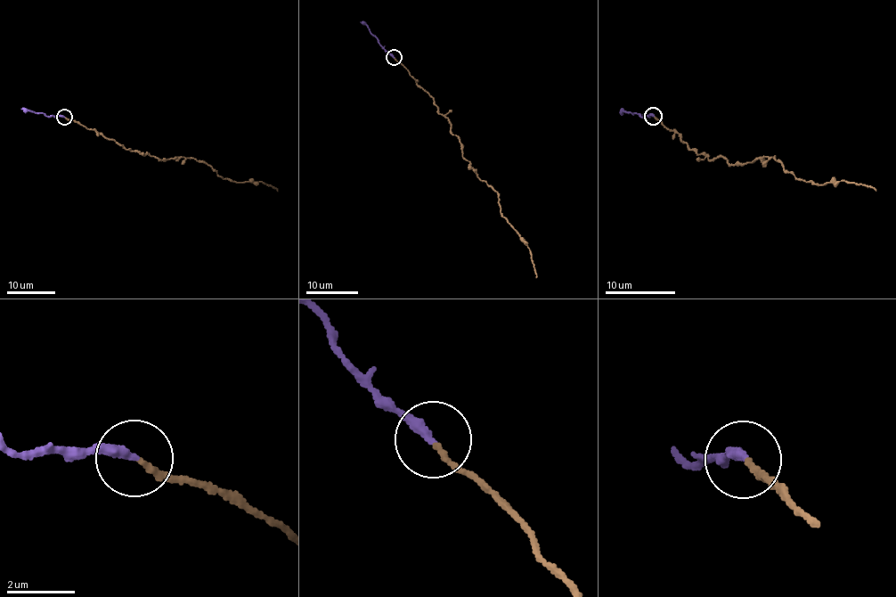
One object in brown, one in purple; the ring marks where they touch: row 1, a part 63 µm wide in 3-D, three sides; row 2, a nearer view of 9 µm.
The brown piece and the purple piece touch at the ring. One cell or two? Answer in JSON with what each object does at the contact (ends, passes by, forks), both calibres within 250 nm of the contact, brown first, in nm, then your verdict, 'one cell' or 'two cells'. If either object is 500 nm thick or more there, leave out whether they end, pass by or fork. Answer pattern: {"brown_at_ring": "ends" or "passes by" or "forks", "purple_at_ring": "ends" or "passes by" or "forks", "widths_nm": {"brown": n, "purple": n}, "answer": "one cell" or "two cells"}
{"brown_at_ring": "ends", "purple_at_ring": "ends", "widths_nm": {"brown": 170, "purple": 300}, "answer": "two cells"}

